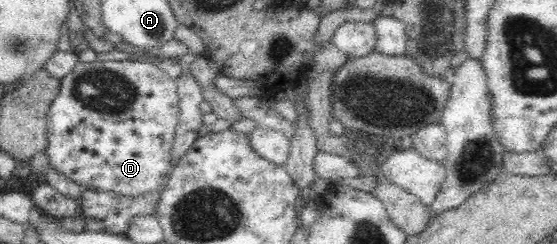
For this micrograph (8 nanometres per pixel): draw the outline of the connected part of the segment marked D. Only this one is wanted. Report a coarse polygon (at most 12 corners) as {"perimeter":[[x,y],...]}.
{"perimeter":[[147,61],[59,81],[48,167],[117,196],[167,185],[178,89]]}

